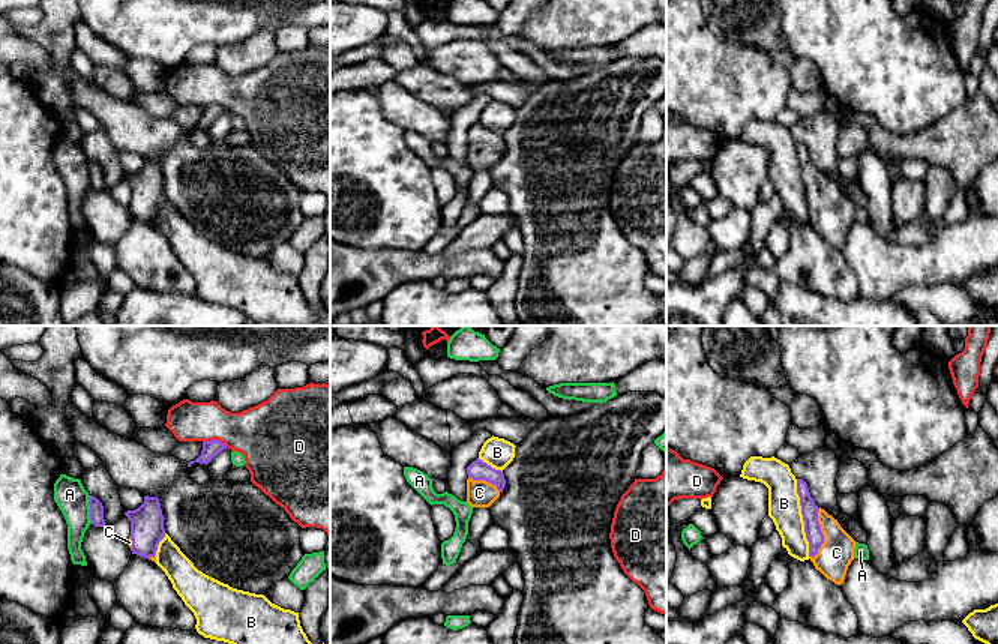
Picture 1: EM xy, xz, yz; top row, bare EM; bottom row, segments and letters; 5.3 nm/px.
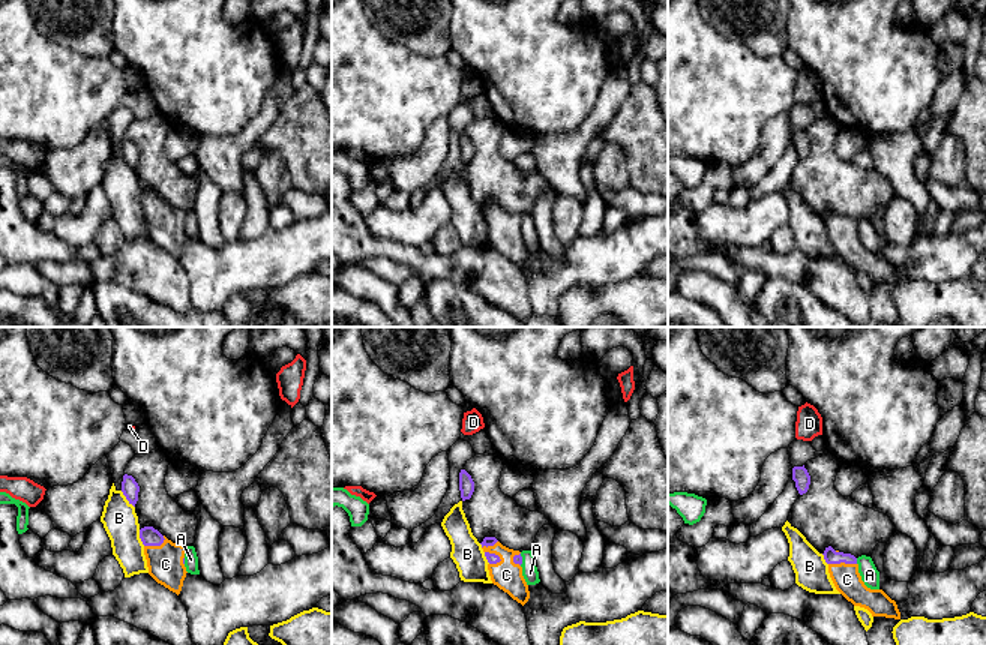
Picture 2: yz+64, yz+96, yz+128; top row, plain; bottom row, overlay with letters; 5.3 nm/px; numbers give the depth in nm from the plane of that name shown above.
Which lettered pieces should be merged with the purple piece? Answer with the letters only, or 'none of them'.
C

